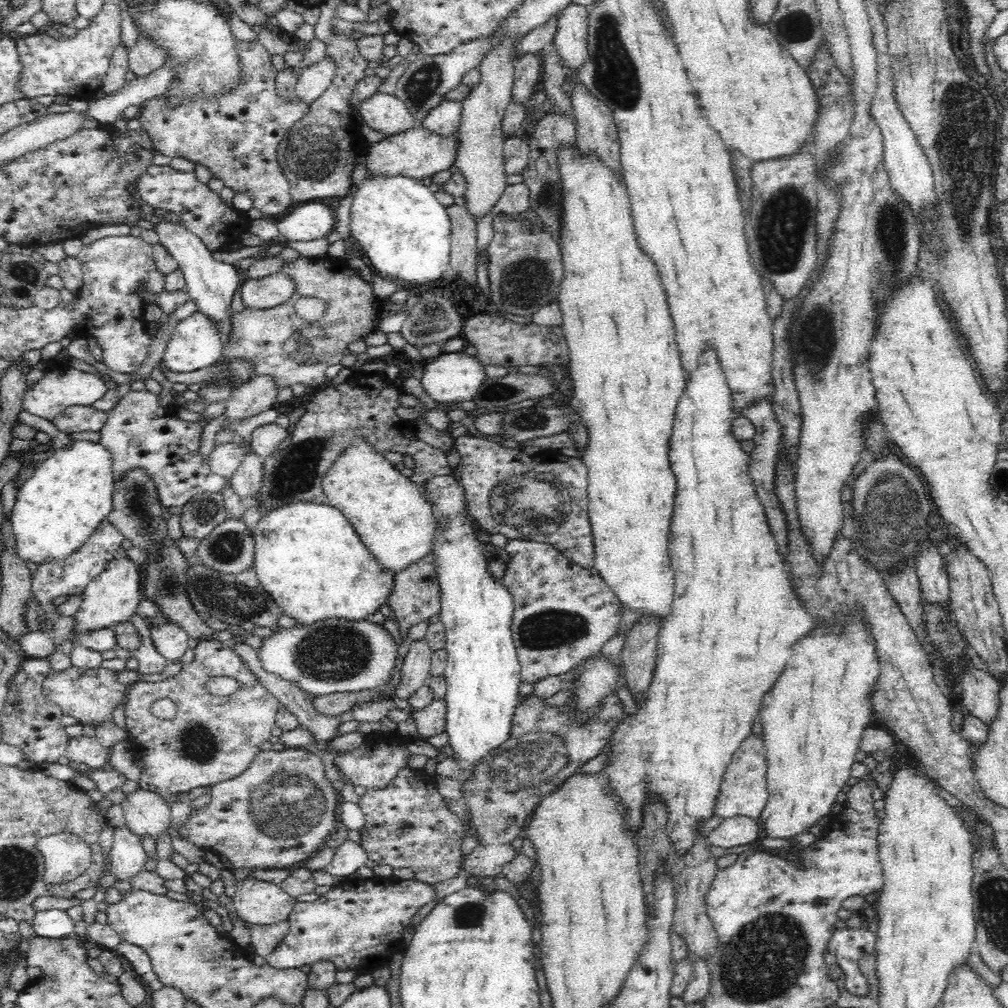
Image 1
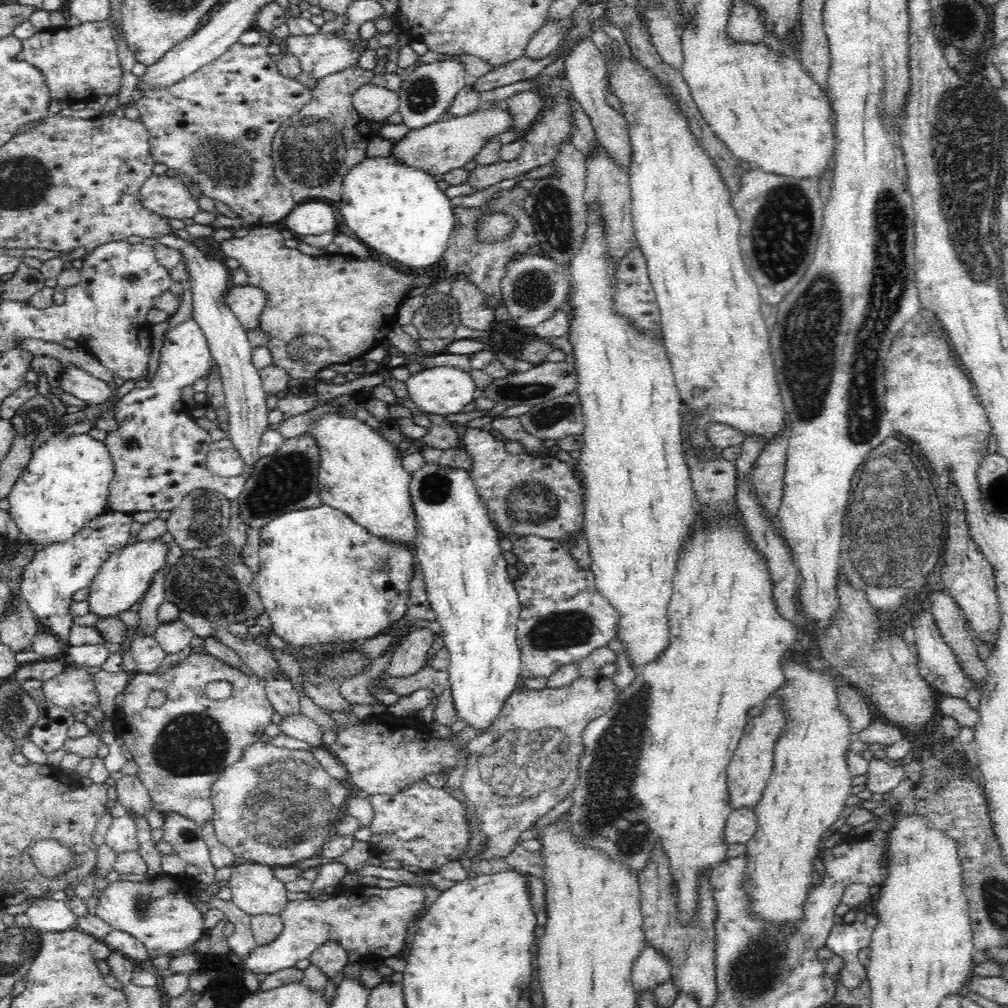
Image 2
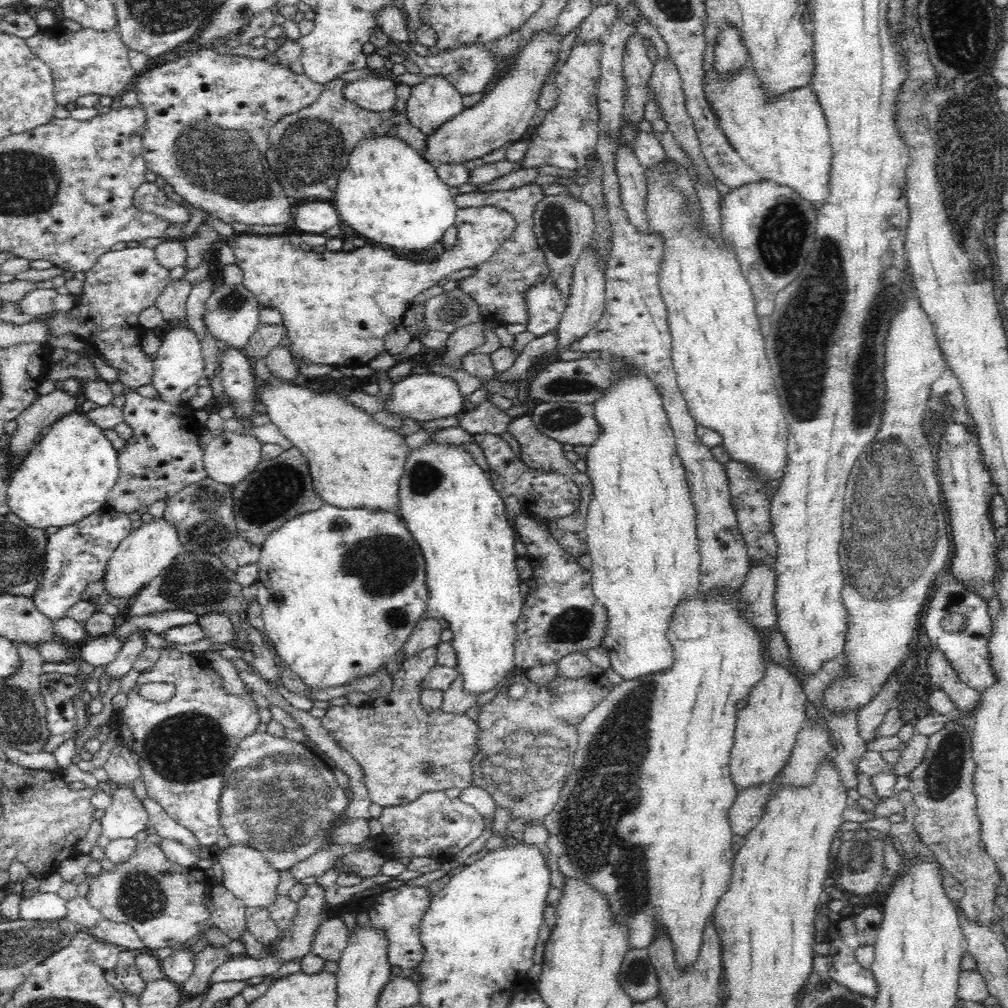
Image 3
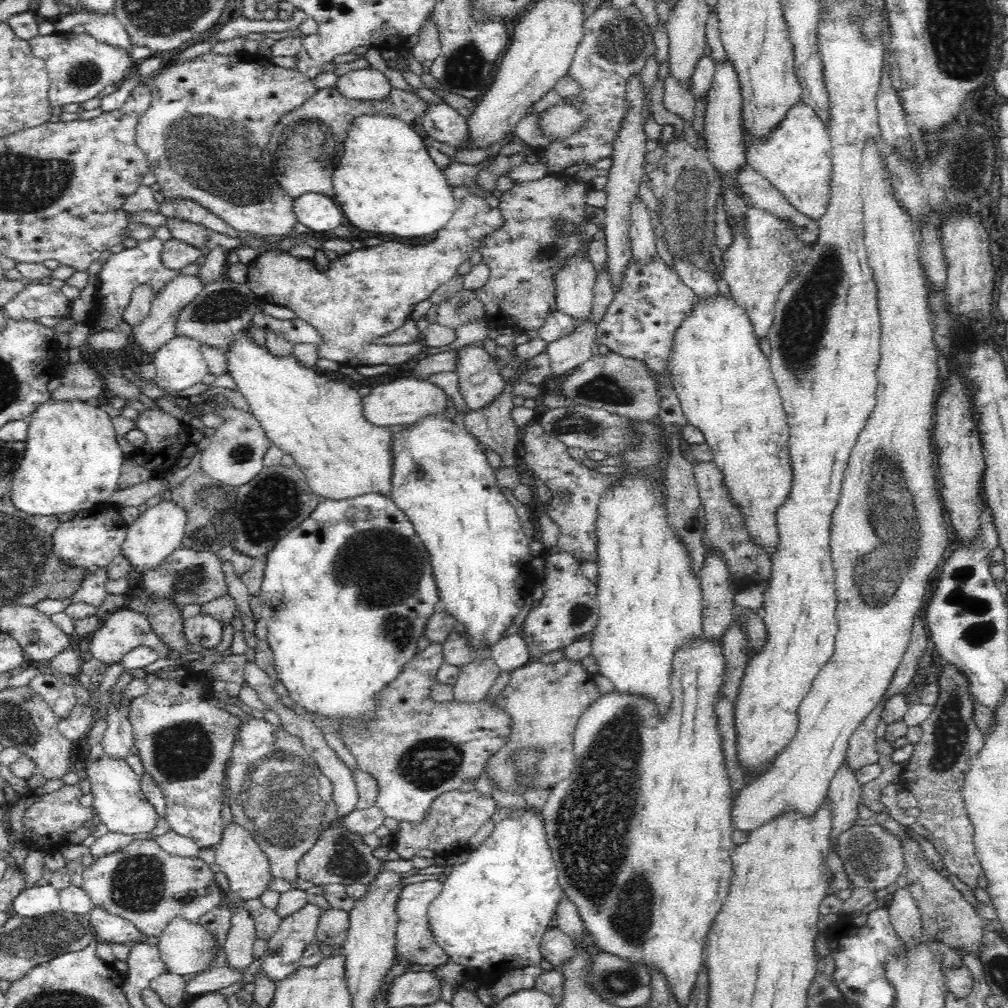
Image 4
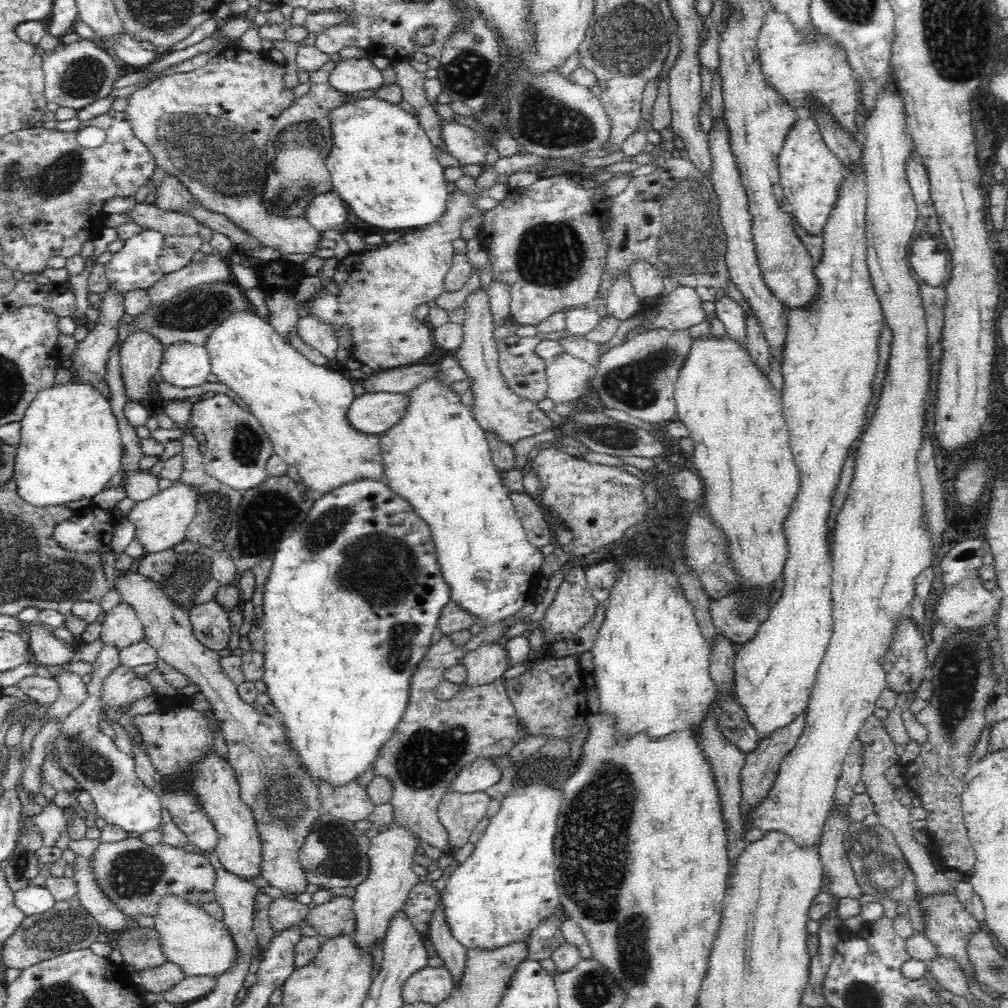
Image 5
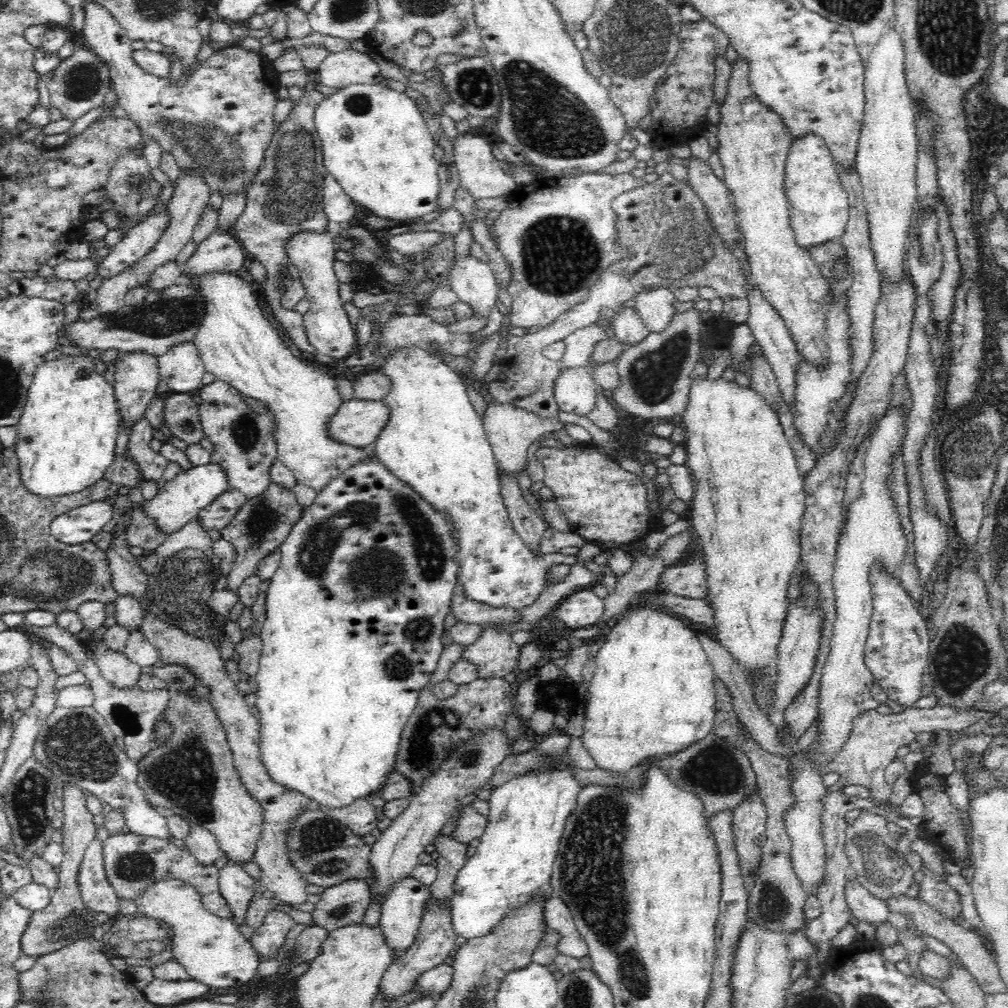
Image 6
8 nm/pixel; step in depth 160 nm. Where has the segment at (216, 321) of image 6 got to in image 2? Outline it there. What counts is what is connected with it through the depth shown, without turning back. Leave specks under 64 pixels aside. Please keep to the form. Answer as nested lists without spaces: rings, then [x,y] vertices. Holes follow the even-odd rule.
[[[326,414],[318,418],[308,432],[320,447],[317,478],[323,504],[347,513],[368,532],[407,544],[415,550],[416,515],[408,492],[411,475],[402,468],[402,458],[396,458],[392,444],[388,444],[370,425],[343,414]]]

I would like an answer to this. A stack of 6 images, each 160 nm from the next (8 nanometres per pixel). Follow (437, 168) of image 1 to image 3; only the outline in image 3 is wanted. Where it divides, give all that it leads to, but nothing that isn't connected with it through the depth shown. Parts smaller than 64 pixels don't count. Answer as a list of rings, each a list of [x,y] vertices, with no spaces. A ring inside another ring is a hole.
[[[546,30],[534,33],[532,40],[522,45],[518,58],[512,62],[508,72],[498,82],[494,82],[488,94],[484,94],[475,105],[462,109],[454,118],[427,134],[425,149],[420,150],[423,159],[435,166],[462,164],[466,160],[482,158],[499,147],[525,139],[526,130],[537,109],[540,86],[546,84],[546,76],[558,60],[556,52],[558,38],[550,36]]]

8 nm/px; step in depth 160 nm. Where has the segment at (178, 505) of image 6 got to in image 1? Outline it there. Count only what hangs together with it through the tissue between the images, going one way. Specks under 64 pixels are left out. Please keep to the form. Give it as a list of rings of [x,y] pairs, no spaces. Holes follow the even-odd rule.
[[[118,554],[115,559],[109,562],[108,567],[104,569],[104,572],[100,572],[98,576],[93,577],[92,582],[89,582],[86,585],[86,588],[83,592],[83,599],[81,602],[81,606],[78,609],[78,612],[75,612],[72,615],[72,618],[74,618],[75,626],[72,632],[73,636],[71,640],[74,640],[75,644],[76,644],[75,639],[78,638],[78,634],[80,634],[80,632],[92,632],[92,630],[100,630],[100,628],[114,627],[116,624],[118,624],[118,622],[128,622],[133,617],[133,615],[136,613],[136,608],[138,604],[140,604],[140,601],[144,599],[143,583],[142,583],[142,568],[143,566],[136,564],[135,561],[130,560],[126,556],[121,556]]]

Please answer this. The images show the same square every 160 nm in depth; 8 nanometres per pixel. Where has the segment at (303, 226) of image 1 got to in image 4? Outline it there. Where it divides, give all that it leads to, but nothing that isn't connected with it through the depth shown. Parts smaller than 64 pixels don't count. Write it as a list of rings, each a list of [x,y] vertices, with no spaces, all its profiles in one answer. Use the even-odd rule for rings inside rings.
[[[306,193],[294,199],[293,211],[297,222],[313,232],[328,232],[343,224],[344,213],[330,196],[320,193]]]

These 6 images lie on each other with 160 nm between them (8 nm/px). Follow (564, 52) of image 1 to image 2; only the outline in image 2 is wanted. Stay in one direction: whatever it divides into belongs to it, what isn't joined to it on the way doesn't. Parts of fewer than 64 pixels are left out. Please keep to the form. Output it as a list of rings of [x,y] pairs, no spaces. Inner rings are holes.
[[[590,37],[578,38],[578,42],[568,49],[566,56],[564,56],[564,72],[571,84],[572,95],[590,117],[596,140],[608,151],[608,155],[612,157],[614,163],[629,170],[630,143],[627,122],[622,114],[605,101],[605,96],[608,93],[608,70],[605,67],[603,53]]]

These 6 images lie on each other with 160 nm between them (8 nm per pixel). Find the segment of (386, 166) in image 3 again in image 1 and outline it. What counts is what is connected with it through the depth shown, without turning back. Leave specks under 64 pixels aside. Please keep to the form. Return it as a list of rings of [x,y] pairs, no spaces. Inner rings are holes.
[[[367,176],[364,182],[358,188],[354,187],[354,189],[349,224],[352,240],[362,250],[363,256],[377,275],[401,284],[402,289],[406,288],[406,291],[412,291],[412,288],[422,288],[422,286],[428,286],[428,284],[433,284],[435,281],[446,278],[449,272],[448,262],[450,260],[452,225],[447,208],[438,203],[438,200],[434,197],[434,192],[428,189],[428,181],[420,181],[416,180],[415,177],[408,176]]]

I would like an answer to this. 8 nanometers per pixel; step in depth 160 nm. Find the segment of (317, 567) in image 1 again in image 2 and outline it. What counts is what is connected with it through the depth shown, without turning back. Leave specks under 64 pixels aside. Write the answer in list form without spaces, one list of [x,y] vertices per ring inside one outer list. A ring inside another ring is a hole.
[[[326,504],[317,506],[316,508],[307,508],[292,512],[271,520],[265,524],[260,530],[260,541],[258,548],[258,556],[260,557],[260,565],[258,573],[255,574],[254,586],[260,595],[261,602],[264,603],[264,610],[268,613],[271,620],[271,630],[274,634],[286,640],[288,644],[294,646],[314,646],[314,644],[328,644],[328,647],[339,646],[336,642],[364,642],[368,638],[374,638],[376,634],[392,634],[386,630],[386,626],[390,626],[392,622],[400,620],[406,614],[406,601],[408,600],[408,583],[414,574],[413,566],[415,565],[415,552],[407,547],[407,544],[400,544],[399,541],[386,540],[382,536],[376,536],[375,533],[368,532],[367,528],[352,520],[347,513],[336,508],[332,508]]]

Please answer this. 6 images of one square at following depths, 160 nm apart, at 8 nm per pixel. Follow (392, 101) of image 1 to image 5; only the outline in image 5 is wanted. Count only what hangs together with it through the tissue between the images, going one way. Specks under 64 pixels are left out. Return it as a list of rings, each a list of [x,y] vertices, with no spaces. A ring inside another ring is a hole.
[[[367,56],[349,57],[336,62],[336,68],[330,72],[329,84],[337,91],[352,94],[362,90],[378,90],[384,85],[384,78],[380,69],[377,69]]]

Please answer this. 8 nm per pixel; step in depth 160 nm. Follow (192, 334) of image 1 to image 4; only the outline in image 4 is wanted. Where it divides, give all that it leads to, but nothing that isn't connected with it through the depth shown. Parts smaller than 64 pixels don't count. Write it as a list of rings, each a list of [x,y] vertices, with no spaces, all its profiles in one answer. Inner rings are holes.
[[[180,335],[156,352],[153,364],[156,367],[153,382],[170,397],[170,392],[186,390],[209,373],[202,344]],[[147,407],[146,410],[142,410],[138,414],[134,423],[136,423],[136,429],[144,433],[145,443],[138,447],[135,452],[125,455],[118,489],[136,486],[136,484],[140,484],[152,476],[154,478],[165,476],[168,470],[175,466],[179,460],[182,460],[184,450],[187,447],[192,447],[190,441],[191,426],[161,409],[154,410],[154,408]]]

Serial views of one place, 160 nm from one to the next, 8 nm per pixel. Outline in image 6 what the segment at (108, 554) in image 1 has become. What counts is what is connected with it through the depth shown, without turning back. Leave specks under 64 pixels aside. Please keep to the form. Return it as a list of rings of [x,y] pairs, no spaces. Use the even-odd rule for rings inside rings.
[[[105,500],[68,510],[52,520],[51,536],[64,544],[90,542],[110,522],[113,510],[114,506]]]

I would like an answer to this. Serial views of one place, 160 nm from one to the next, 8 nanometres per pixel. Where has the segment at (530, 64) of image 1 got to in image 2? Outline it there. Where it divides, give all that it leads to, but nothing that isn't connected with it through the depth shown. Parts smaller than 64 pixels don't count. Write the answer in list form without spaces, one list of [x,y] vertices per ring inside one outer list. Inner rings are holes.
[[[569,18],[568,20],[546,21],[529,40],[523,55],[528,58],[544,58],[552,54],[559,48],[564,36],[568,36],[571,26],[572,21]]]

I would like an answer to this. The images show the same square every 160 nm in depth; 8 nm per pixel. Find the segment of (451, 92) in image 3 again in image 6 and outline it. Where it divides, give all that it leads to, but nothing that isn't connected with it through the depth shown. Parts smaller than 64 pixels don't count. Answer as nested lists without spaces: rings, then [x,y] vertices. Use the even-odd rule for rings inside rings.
[[[462,133],[453,140],[453,157],[456,165],[461,185],[468,189],[473,200],[477,198],[506,197],[514,193],[519,188],[516,181],[505,171],[501,162],[497,160],[490,150],[491,143],[484,137]]]

